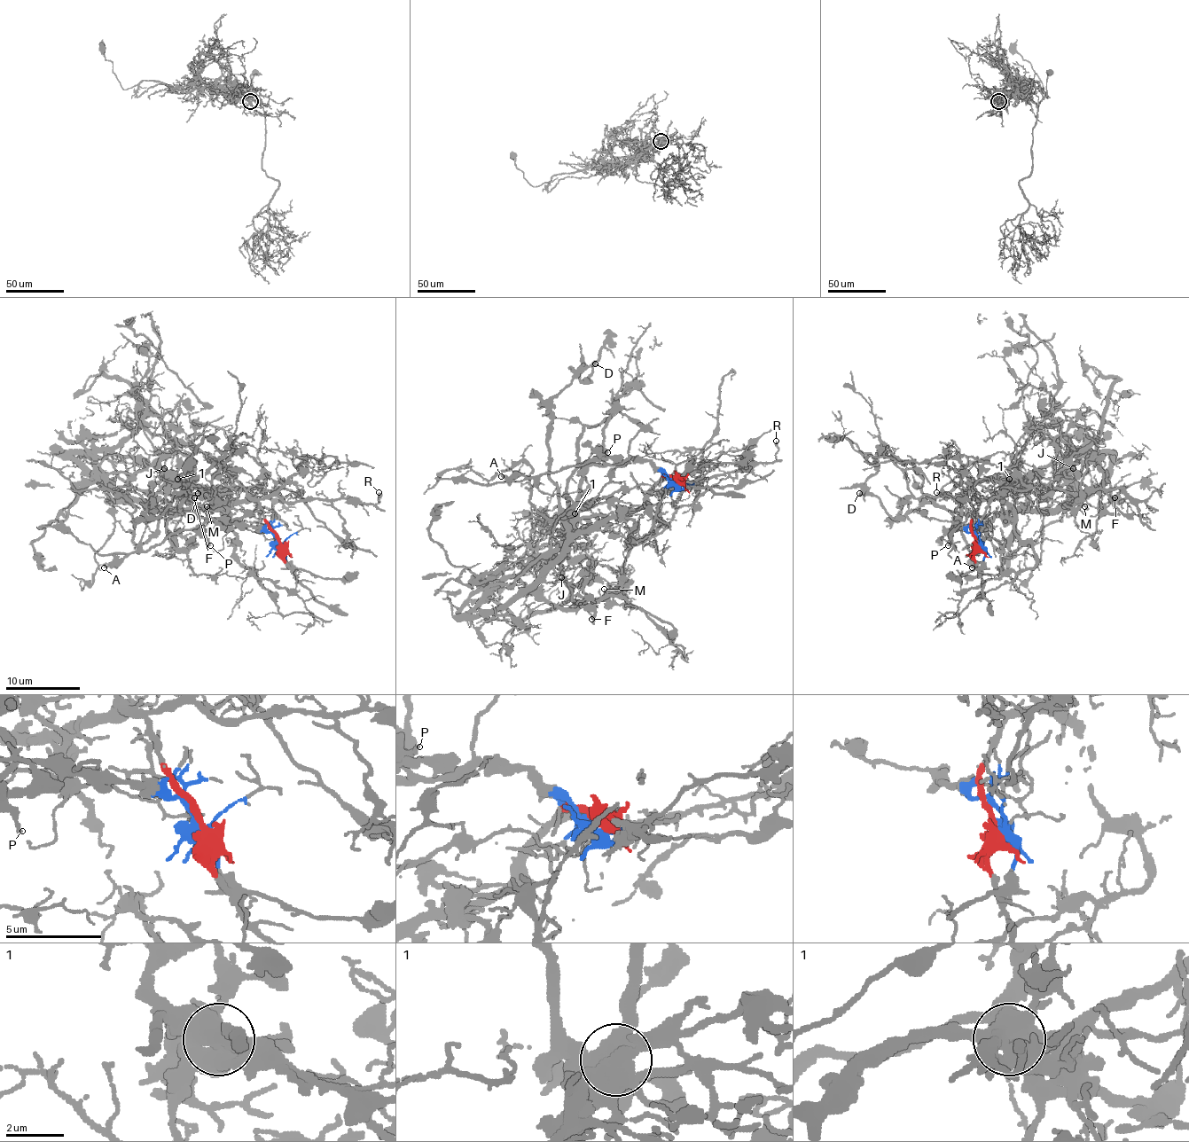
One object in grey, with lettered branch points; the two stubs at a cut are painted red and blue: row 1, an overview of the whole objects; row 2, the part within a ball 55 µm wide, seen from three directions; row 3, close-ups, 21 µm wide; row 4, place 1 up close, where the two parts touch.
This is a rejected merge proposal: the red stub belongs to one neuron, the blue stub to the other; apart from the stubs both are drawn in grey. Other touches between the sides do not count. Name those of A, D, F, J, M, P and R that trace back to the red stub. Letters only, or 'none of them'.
F, R

